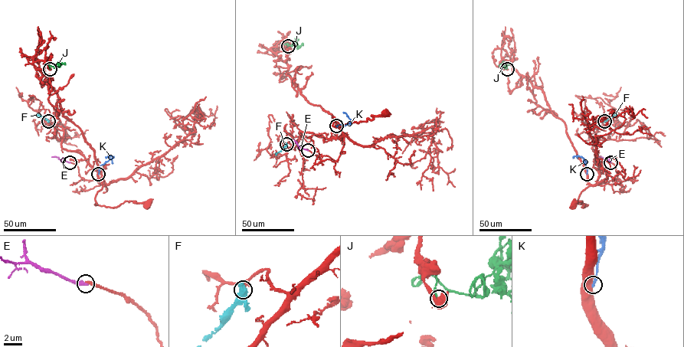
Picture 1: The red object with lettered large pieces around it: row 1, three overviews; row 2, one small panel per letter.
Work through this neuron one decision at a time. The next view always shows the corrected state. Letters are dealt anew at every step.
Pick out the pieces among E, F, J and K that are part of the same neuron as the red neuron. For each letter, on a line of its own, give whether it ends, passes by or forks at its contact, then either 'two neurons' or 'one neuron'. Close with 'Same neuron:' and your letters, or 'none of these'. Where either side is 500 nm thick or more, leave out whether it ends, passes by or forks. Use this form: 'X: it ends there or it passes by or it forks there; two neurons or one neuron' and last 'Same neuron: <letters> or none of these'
E: it ends there; one neuron
F: two neurons
J: two neurons
K: two neurons
Same neuron: E

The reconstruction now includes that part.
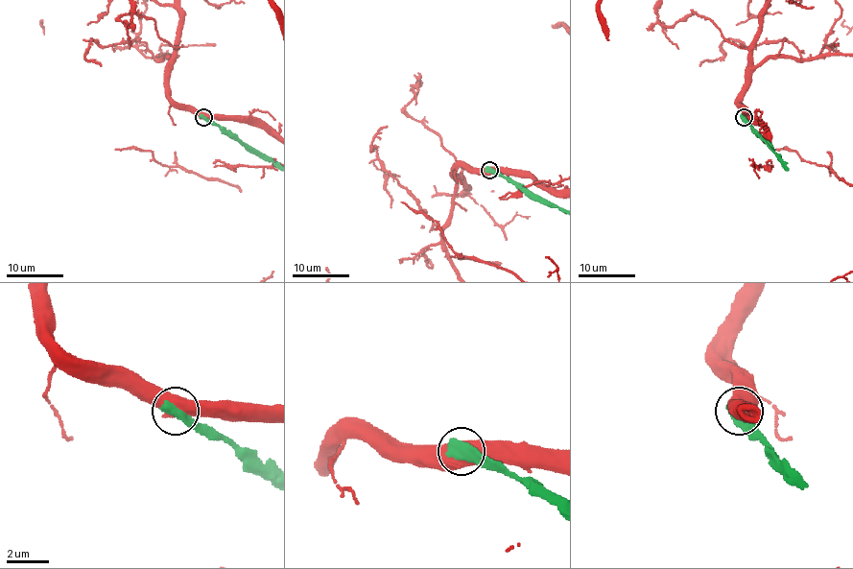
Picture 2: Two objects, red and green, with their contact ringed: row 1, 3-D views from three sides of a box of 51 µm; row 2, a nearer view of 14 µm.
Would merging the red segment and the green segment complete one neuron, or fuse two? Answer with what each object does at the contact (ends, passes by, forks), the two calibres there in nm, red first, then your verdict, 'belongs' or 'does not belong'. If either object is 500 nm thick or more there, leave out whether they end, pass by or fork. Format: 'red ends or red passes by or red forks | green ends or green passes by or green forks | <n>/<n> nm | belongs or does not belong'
650/600 nm | does not belong

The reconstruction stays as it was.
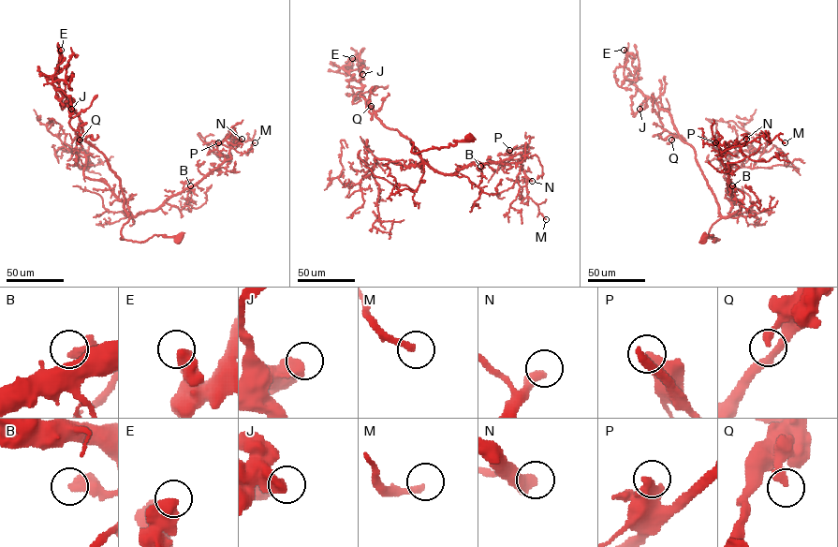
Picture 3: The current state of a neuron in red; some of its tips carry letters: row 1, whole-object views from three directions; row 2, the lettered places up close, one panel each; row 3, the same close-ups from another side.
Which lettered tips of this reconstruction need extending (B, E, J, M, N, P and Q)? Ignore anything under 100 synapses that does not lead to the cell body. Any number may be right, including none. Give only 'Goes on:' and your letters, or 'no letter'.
Goes on: N

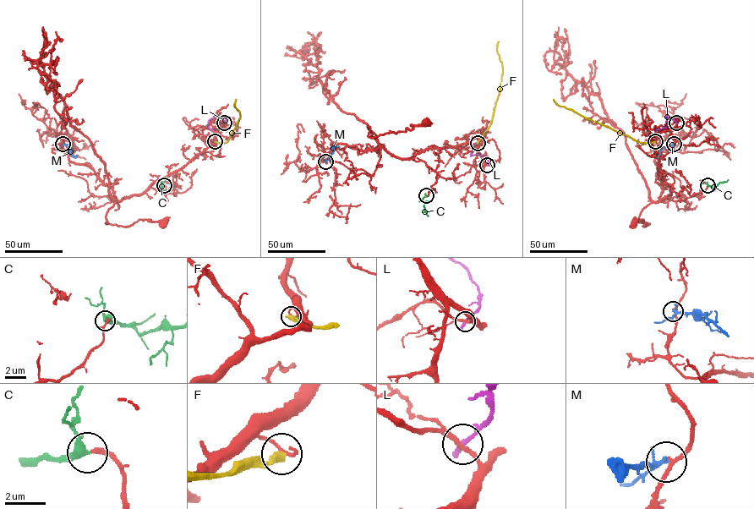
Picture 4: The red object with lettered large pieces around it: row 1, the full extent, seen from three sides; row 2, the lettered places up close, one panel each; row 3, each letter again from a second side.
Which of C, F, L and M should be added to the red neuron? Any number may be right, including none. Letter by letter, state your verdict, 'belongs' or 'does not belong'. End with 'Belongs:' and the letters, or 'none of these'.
C: belongs
F: does not belong
L: does not belong
M: does not belong
Belongs: C

